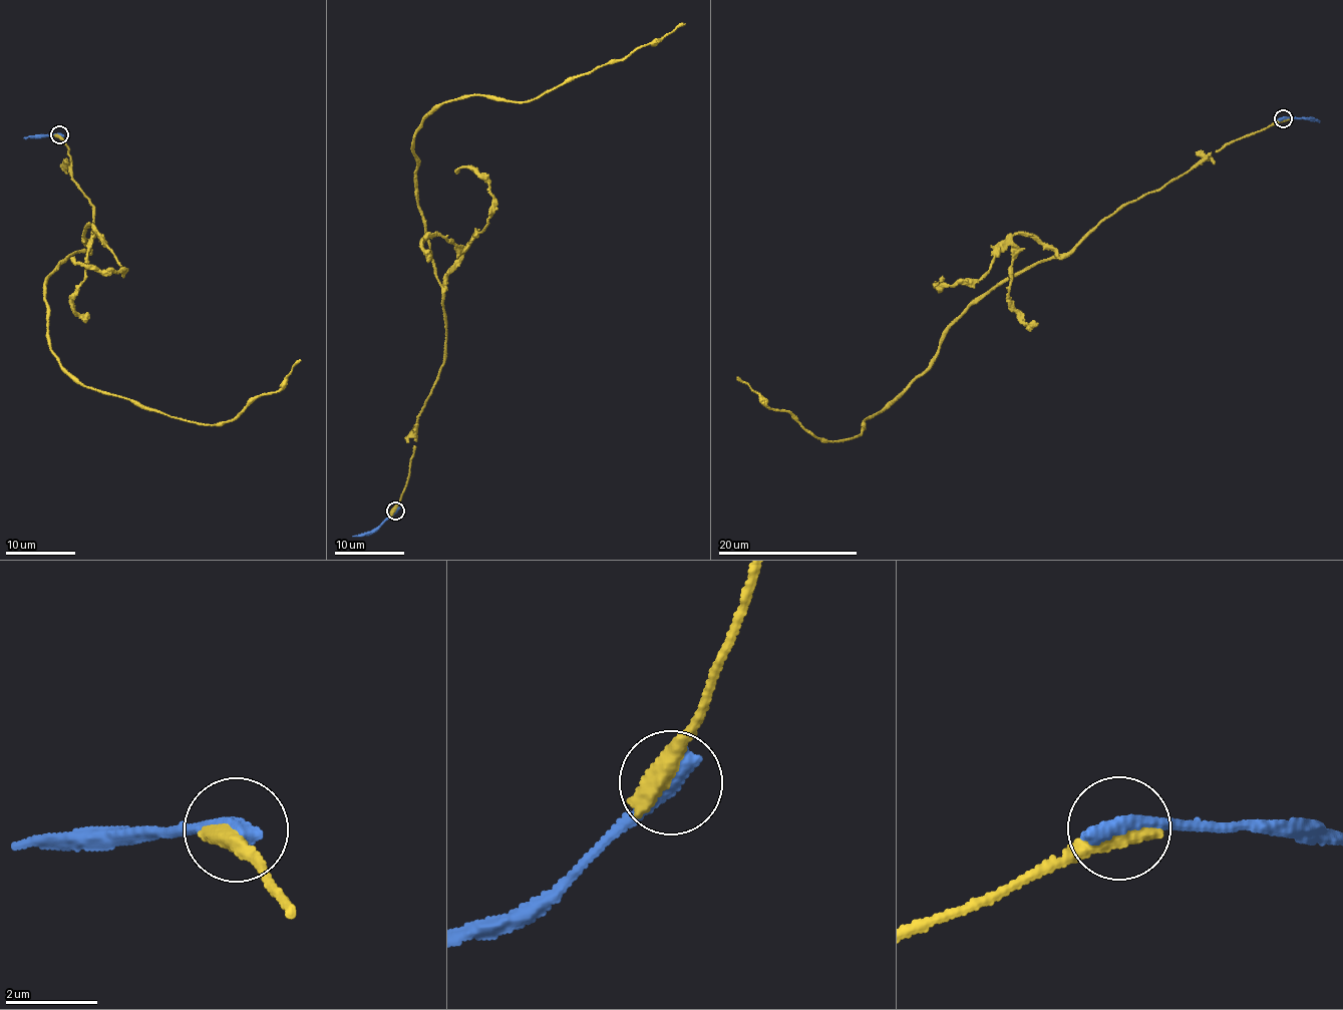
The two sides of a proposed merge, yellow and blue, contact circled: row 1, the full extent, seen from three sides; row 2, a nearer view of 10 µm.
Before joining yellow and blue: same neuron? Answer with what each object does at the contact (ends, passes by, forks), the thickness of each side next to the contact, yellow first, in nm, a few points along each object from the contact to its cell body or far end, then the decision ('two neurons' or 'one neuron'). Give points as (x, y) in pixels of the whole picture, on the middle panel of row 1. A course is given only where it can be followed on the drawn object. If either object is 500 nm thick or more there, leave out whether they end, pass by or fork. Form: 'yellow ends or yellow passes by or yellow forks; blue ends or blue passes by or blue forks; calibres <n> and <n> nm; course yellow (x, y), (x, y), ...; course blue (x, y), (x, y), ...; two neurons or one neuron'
calibres 550 and 440 nm; course yellow (394, 512), (446, 338), (441, 284), (414, 188), (411, 141), (425, 117), (454, 98), (533, 100), (685, 24); course blue (394, 512), (370, 532), (352, 536); two neurons

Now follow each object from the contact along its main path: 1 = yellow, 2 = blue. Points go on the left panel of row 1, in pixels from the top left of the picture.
1: (59, 135), (93, 218), (89, 249), (43, 287), (48, 346), (63, 367), (207, 425), (277, 391), (300, 360)
2: (59, 135), (23, 137)

